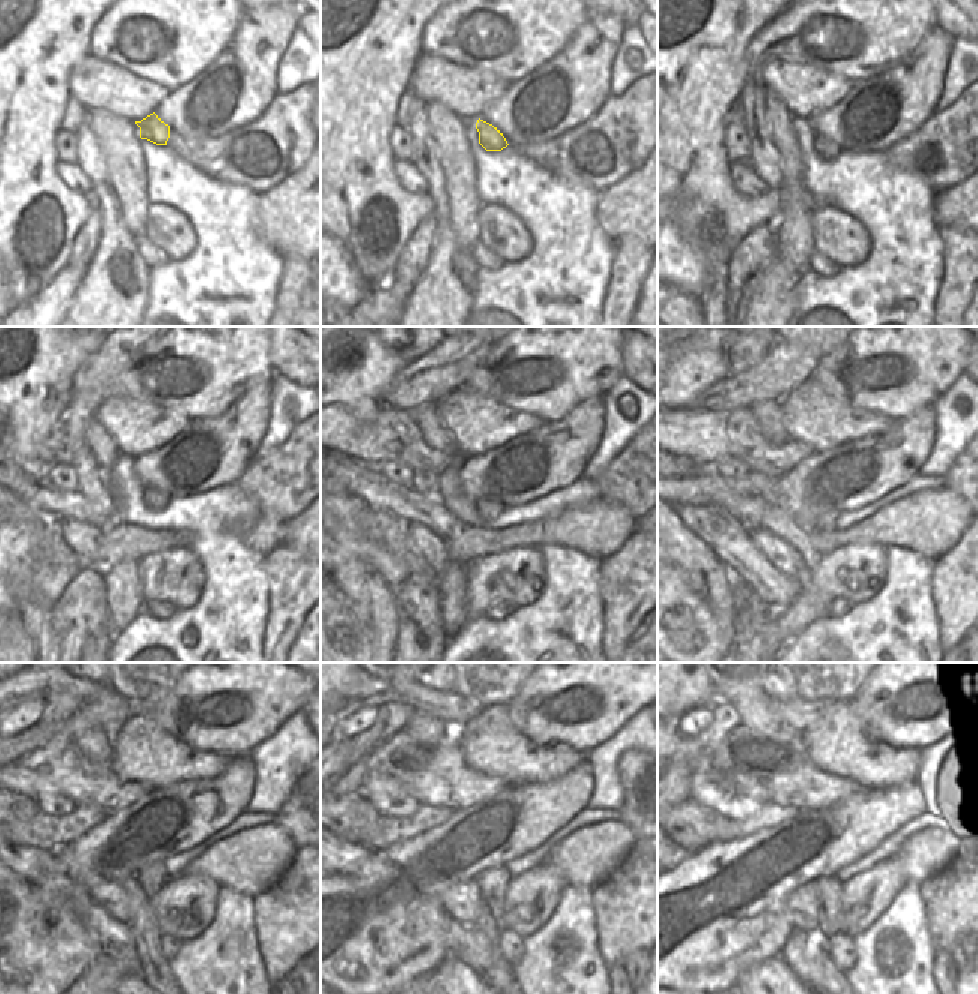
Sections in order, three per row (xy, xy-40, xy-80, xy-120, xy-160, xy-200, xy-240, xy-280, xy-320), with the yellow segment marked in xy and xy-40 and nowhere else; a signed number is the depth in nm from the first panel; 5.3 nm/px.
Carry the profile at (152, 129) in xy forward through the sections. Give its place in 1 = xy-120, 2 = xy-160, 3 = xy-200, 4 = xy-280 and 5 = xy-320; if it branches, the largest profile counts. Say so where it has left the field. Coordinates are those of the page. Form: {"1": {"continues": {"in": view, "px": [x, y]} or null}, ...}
{"1": {"continues": {"in": "xy-120", "px": [155, 499]}}, "2": {"continues": {"in": "xy-160", "px": [488, 508]}}, "3": {"continues": {"in": "xy-200", "px": [827, 523]}}, "4": {"continues": {"in": "xy-280", "px": [492, 883]}}, "5": {"continues": {"in": "xy-320", "px": [830, 916]}}}

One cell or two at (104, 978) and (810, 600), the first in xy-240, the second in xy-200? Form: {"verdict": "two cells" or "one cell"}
{"verdict": "one cell"}

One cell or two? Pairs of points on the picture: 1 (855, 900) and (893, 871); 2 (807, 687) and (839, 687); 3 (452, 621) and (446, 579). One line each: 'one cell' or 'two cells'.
1: one cell
2: one cell
3: one cell

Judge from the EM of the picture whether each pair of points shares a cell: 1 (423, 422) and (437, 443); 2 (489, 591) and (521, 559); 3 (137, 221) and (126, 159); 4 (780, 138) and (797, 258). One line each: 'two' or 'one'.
1: one
2: one
3: one
4: one

